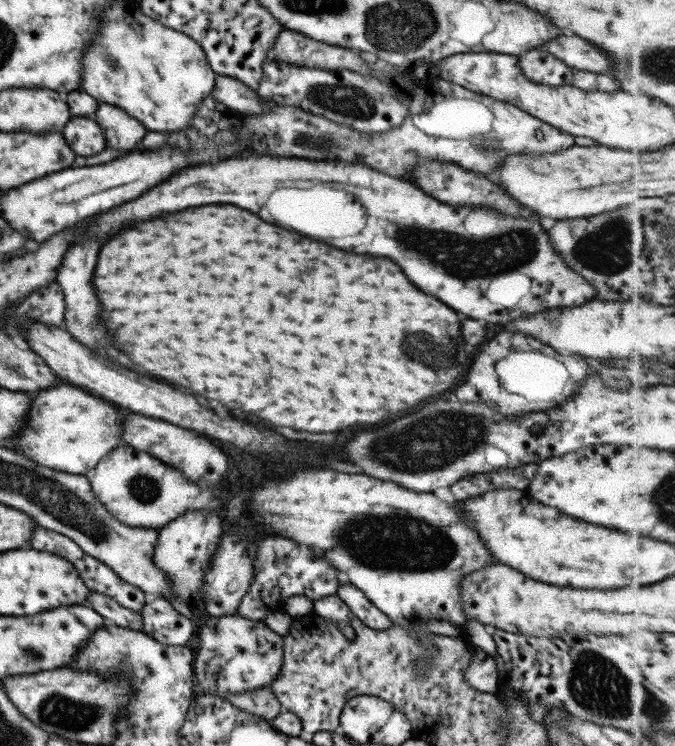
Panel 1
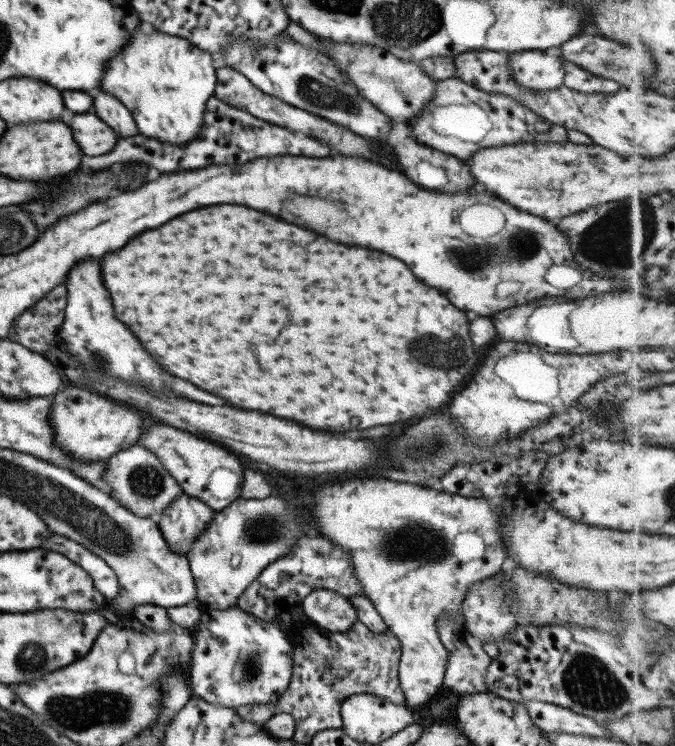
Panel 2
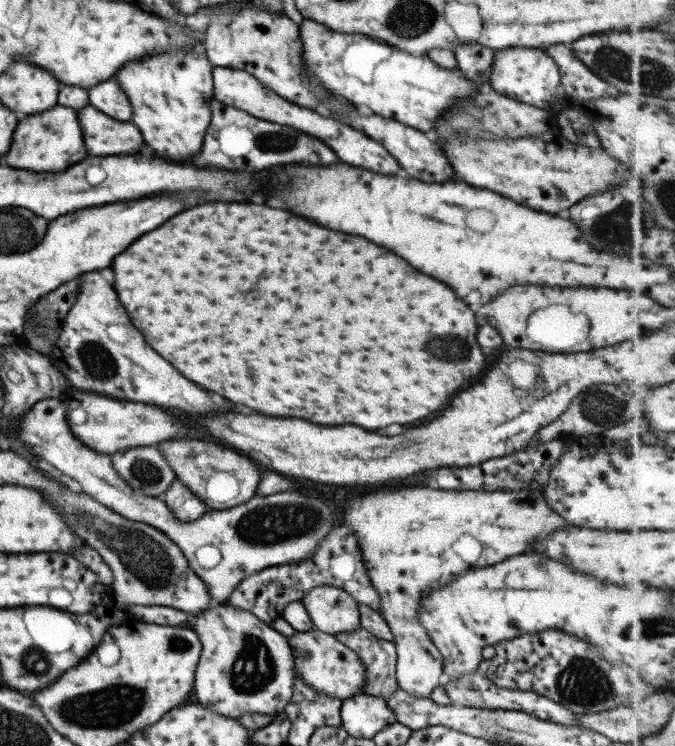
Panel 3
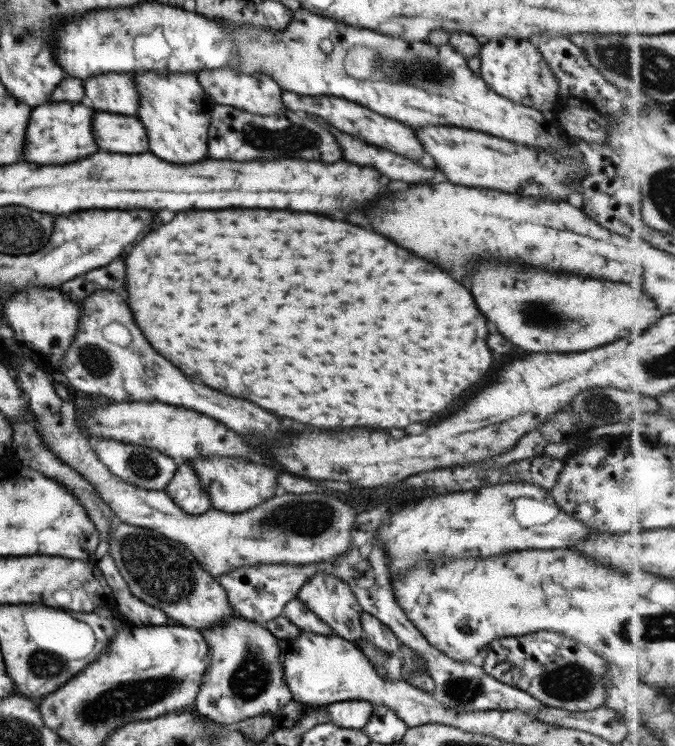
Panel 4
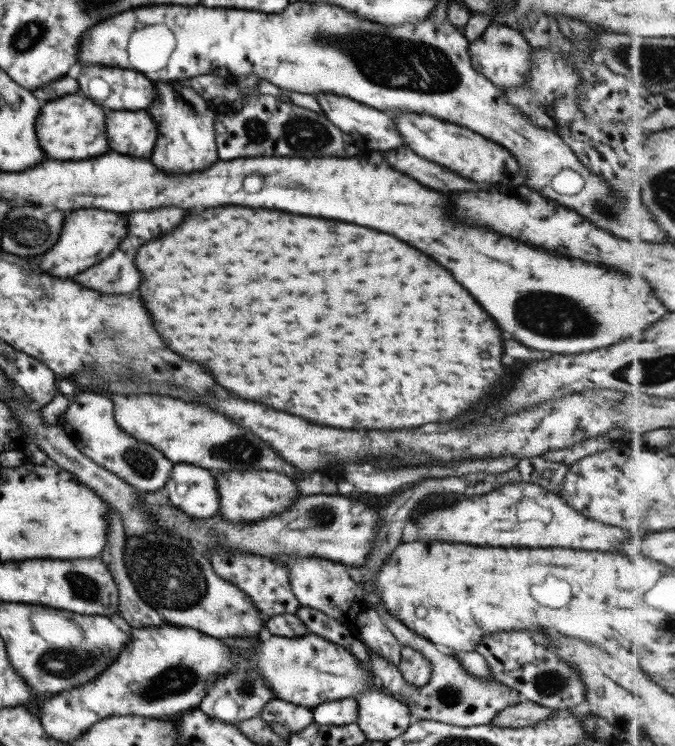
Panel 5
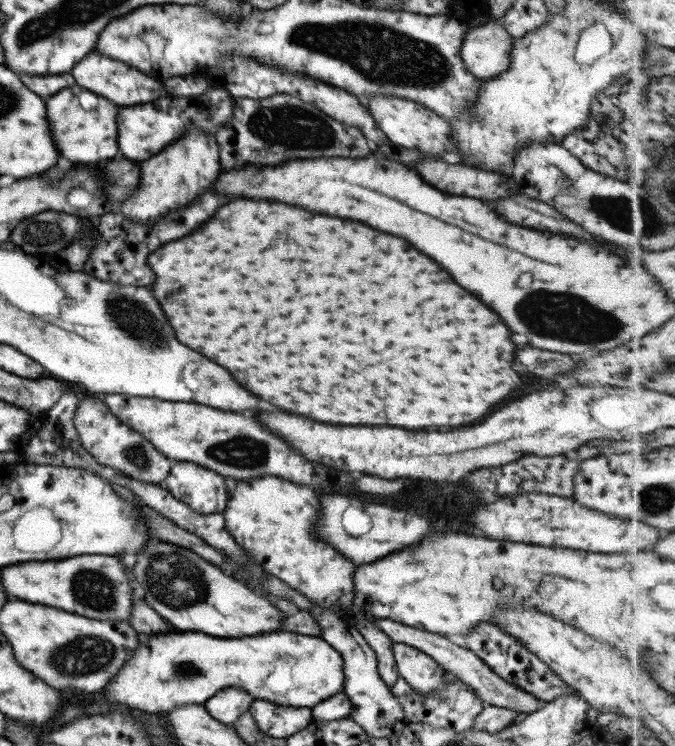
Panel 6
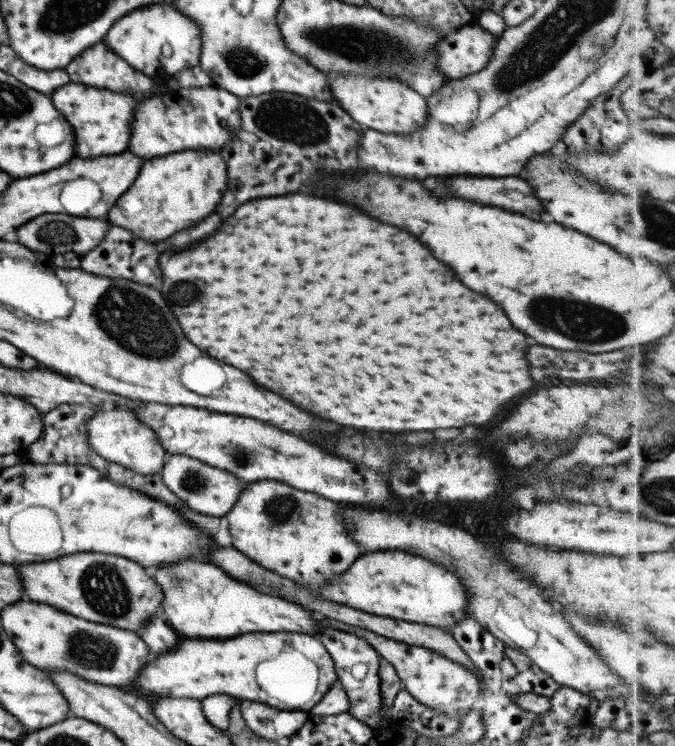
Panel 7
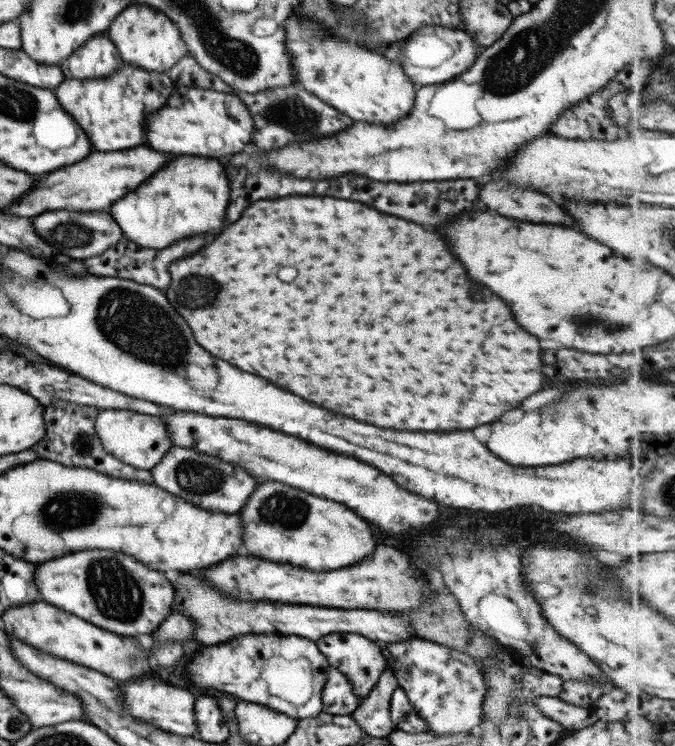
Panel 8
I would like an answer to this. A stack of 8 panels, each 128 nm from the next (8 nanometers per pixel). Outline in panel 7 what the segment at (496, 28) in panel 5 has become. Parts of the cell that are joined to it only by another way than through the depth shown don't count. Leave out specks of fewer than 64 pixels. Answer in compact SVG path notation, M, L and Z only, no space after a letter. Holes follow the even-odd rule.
M473 23L445 32L435 45L435 72L449 80L483 71L493 57L497 41L496 36Z

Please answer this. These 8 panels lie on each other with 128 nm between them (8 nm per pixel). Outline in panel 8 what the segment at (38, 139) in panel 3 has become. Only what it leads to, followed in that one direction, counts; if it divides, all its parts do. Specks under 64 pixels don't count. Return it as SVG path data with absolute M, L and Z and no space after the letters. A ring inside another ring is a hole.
M122 62L109 78L64 79L55 87L53 94L61 108L65 108L67 114L83 128L93 150L115 152L141 144L141 120L145 120L149 112L161 108L174 87L167 73L147 72Z

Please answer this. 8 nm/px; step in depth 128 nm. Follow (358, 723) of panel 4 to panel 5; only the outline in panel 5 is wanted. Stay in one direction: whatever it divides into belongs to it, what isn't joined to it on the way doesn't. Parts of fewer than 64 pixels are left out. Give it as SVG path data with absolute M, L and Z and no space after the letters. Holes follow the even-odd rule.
M354 697L318 704L311 709L312 720L322 725L345 725L356 722L357 703Z

